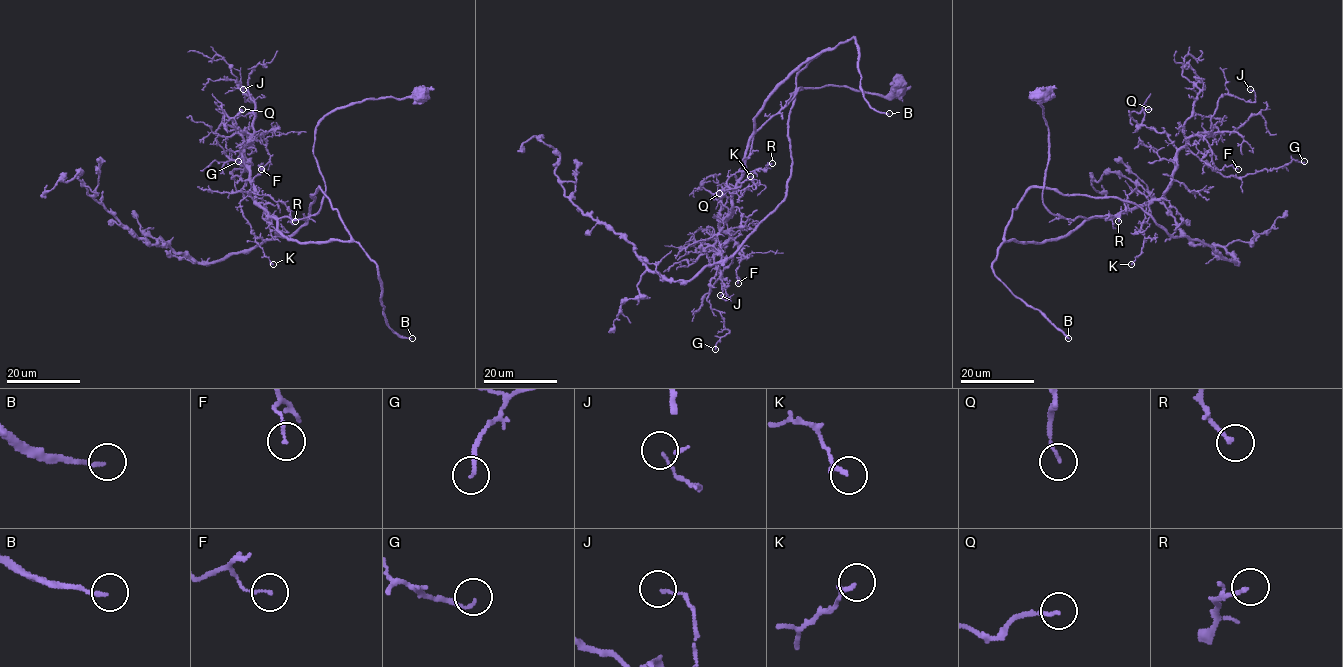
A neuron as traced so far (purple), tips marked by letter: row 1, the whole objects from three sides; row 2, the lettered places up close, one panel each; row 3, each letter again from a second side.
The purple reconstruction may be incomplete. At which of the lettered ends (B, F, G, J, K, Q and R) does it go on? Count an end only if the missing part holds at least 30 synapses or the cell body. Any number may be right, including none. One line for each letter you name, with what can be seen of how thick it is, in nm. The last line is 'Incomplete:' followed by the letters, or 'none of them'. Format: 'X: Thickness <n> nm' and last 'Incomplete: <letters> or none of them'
B: Thickness 130 nm
Incomplete: B

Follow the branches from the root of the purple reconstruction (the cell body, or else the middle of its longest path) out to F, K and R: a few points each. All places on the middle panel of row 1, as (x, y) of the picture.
F: (899, 87), (790, 93), (800, 88), (754, 133), (720, 224), (747, 257), (738, 283)
K: (899, 87), (886, 96), (837, 85), (790, 93), (800, 88), (754, 133), (736, 188), (717, 193), (750, 176)
R: (899, 87), (886, 96), (837, 85), (790, 93), (802, 88), (754, 133), (728, 190), (736, 172), (772, 163)

